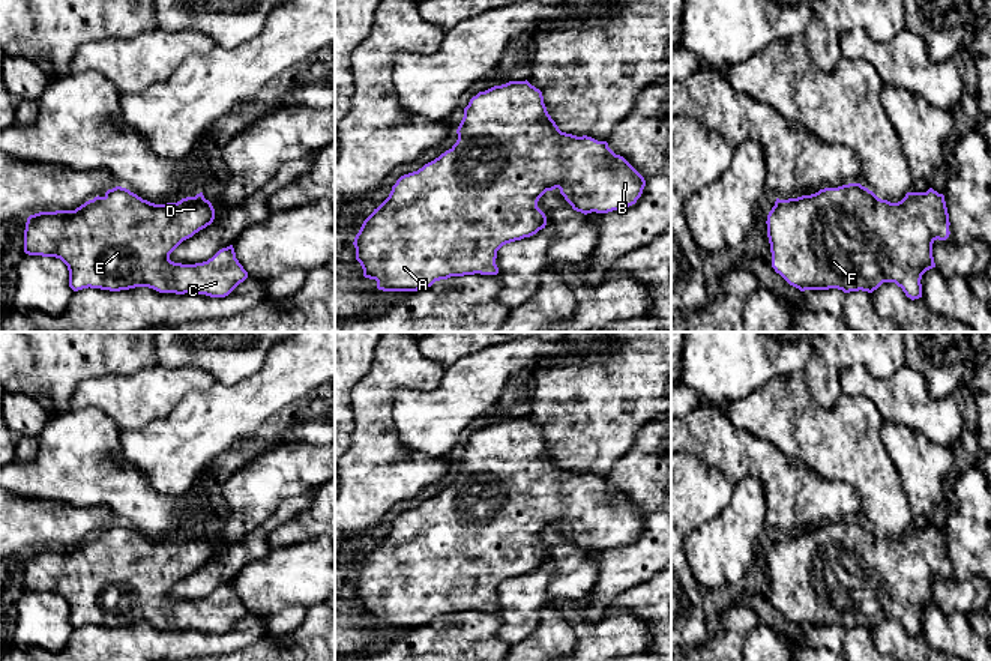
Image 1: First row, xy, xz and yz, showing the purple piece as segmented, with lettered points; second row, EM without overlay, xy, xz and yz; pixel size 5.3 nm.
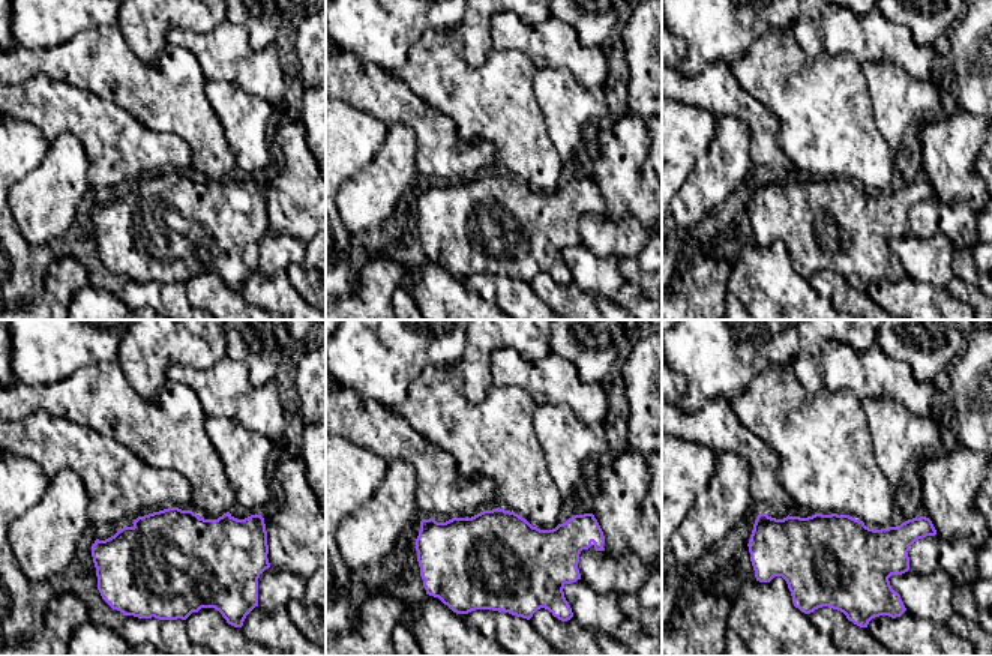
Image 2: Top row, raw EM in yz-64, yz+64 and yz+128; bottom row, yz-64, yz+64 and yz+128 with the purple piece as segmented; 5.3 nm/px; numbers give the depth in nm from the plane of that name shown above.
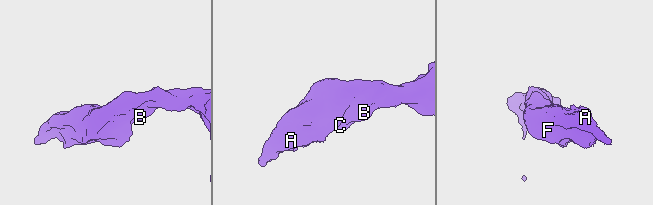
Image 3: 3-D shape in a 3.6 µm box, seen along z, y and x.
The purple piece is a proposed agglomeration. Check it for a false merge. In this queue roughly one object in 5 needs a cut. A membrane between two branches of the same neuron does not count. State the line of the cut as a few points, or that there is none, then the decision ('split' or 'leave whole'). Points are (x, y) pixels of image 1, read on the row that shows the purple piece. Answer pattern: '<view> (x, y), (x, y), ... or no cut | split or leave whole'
no cut | leave whole

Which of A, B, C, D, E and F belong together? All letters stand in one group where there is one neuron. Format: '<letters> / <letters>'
A B C D E F

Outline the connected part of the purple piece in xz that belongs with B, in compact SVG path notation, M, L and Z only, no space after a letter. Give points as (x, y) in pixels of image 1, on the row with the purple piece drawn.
M509 81L502 86L494 86L485 92L479 92L473 96L468 105L464 108L464 117L456 129L458 140L456 143L441 153L434 161L425 164L417 171L401 176L396 183L392 186L389 197L377 207L374 212L363 221L359 233L354 237L356 260L363 269L363 276L377 281L377 288L383 291L417 291L431 287L435 281L447 279L450 276L464 276L464 275L497 275L499 267L496 264L497 251L511 242L521 240L536 234L539 230L545 228L547 216L538 207L539 198L547 192L556 188L560 189L560 194L572 206L574 210L584 215L608 213L613 210L620 210L637 203L641 197L646 186L644 177L620 155L616 155L607 141L598 141L592 137L583 135L577 137L572 134L562 132L556 122L547 111L544 104L544 96L539 89L526 81Z

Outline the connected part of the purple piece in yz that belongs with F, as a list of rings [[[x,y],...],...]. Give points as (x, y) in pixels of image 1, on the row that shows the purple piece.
[[[860,183],[776,198],[766,224],[772,267],[800,291],[838,288],[872,293],[883,282],[895,282],[911,300],[922,297],[922,275],[935,267],[932,243],[950,234],[944,195],[932,188],[907,192],[901,201],[890,203]]]

